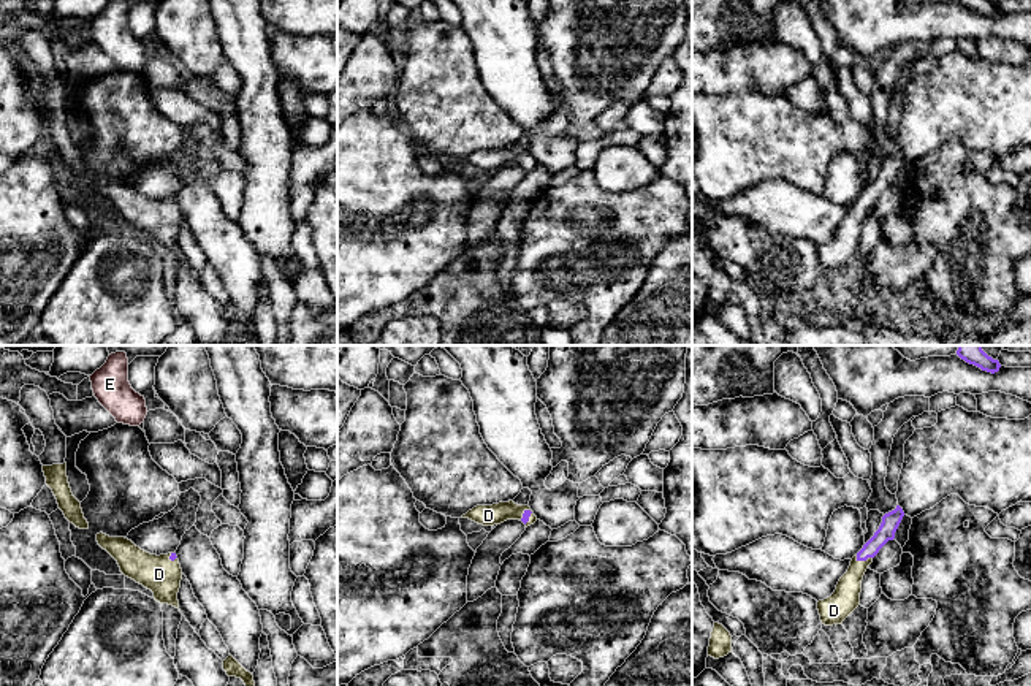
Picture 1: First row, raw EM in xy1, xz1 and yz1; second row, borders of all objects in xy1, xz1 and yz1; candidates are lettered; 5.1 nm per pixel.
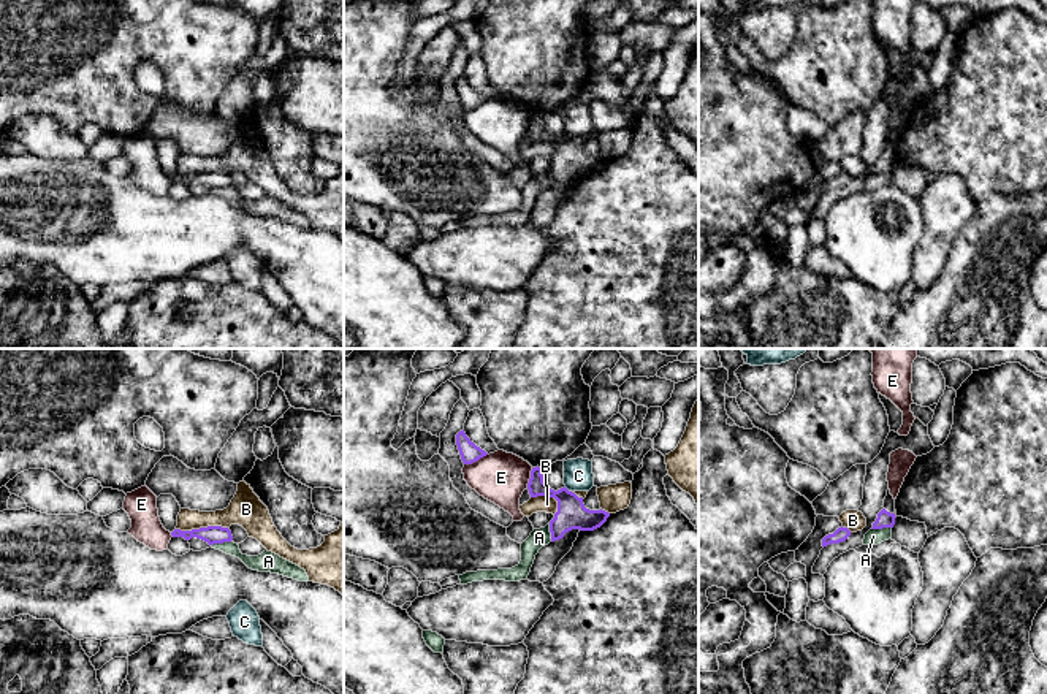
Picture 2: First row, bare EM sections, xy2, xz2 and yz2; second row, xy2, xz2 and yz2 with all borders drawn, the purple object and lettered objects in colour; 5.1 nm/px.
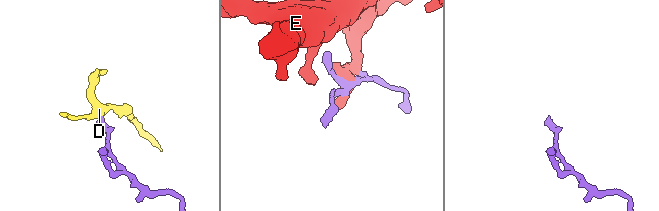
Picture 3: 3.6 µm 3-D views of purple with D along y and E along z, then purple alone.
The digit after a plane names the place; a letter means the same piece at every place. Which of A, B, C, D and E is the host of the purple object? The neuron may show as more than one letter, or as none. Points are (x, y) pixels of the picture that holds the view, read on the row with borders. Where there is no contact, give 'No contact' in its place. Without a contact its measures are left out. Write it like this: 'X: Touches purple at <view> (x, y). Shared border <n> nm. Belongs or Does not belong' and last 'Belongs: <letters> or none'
A: Touches purple at xy2 (220, 542). Shared border 120 nm. Does not belong
B: Touches purple at xy2 (201, 528). Shared border 280 nm. Does not belong
C: Touches purple at xz2 (566, 488). Shared border 50 nm. Does not belong
D: Touches purple at yz1 (863, 560). Shared border 90 nm. Belongs
E: Touches purple at xz2 (475, 460). Shared border 130 nm. Does not belong
Belongs: D

